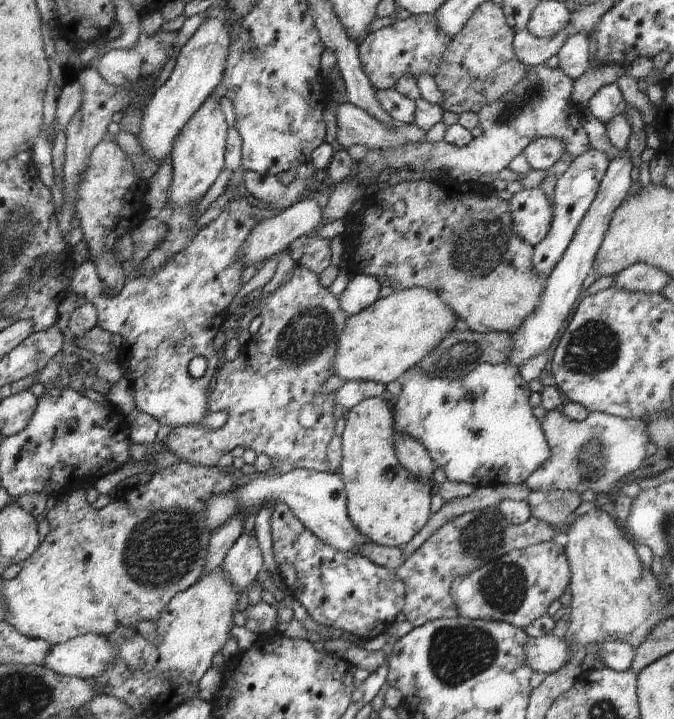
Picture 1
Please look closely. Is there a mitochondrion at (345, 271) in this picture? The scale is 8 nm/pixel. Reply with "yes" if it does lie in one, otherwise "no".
no

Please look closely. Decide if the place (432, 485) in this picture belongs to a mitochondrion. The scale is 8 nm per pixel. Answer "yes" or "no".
no

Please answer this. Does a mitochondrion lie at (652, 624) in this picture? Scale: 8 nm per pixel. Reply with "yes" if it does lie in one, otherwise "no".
no

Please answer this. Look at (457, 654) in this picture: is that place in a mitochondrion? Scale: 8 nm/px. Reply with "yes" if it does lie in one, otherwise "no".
yes

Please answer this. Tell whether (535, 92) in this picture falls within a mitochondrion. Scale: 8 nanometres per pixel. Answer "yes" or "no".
yes

